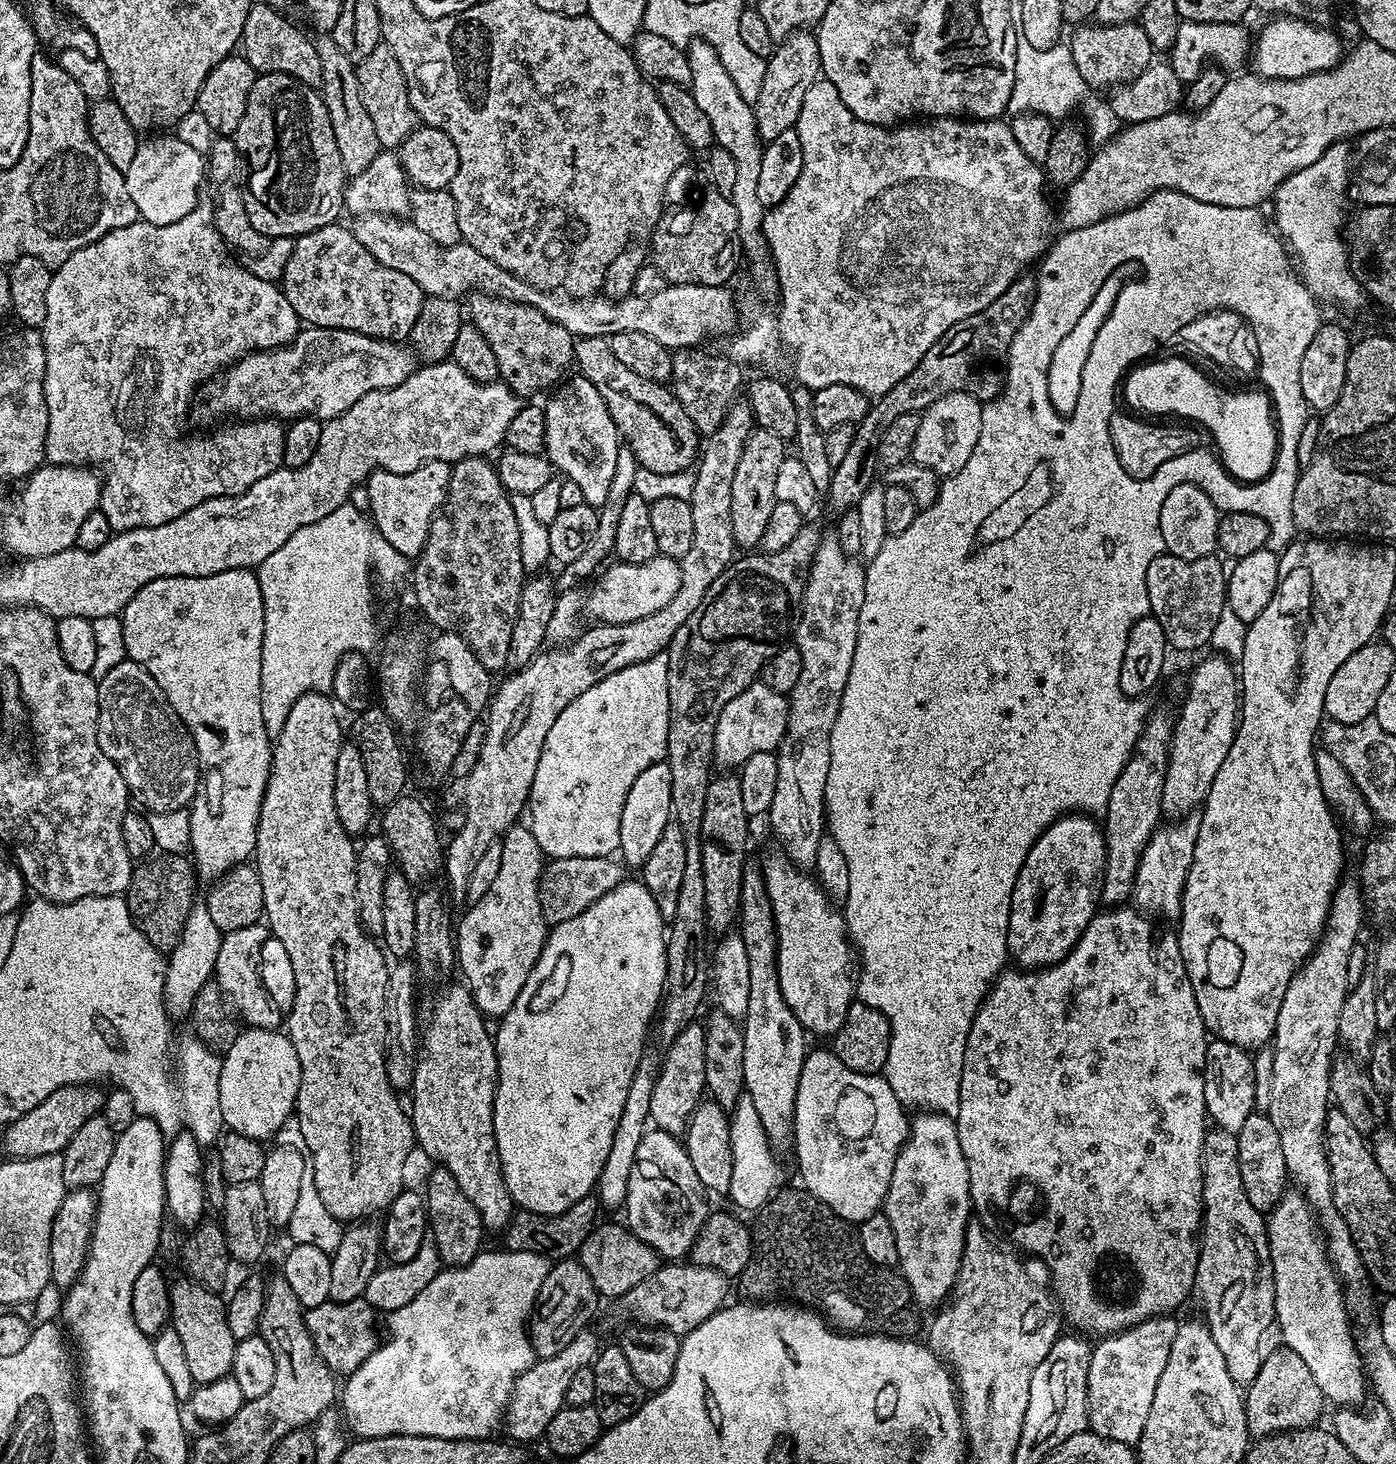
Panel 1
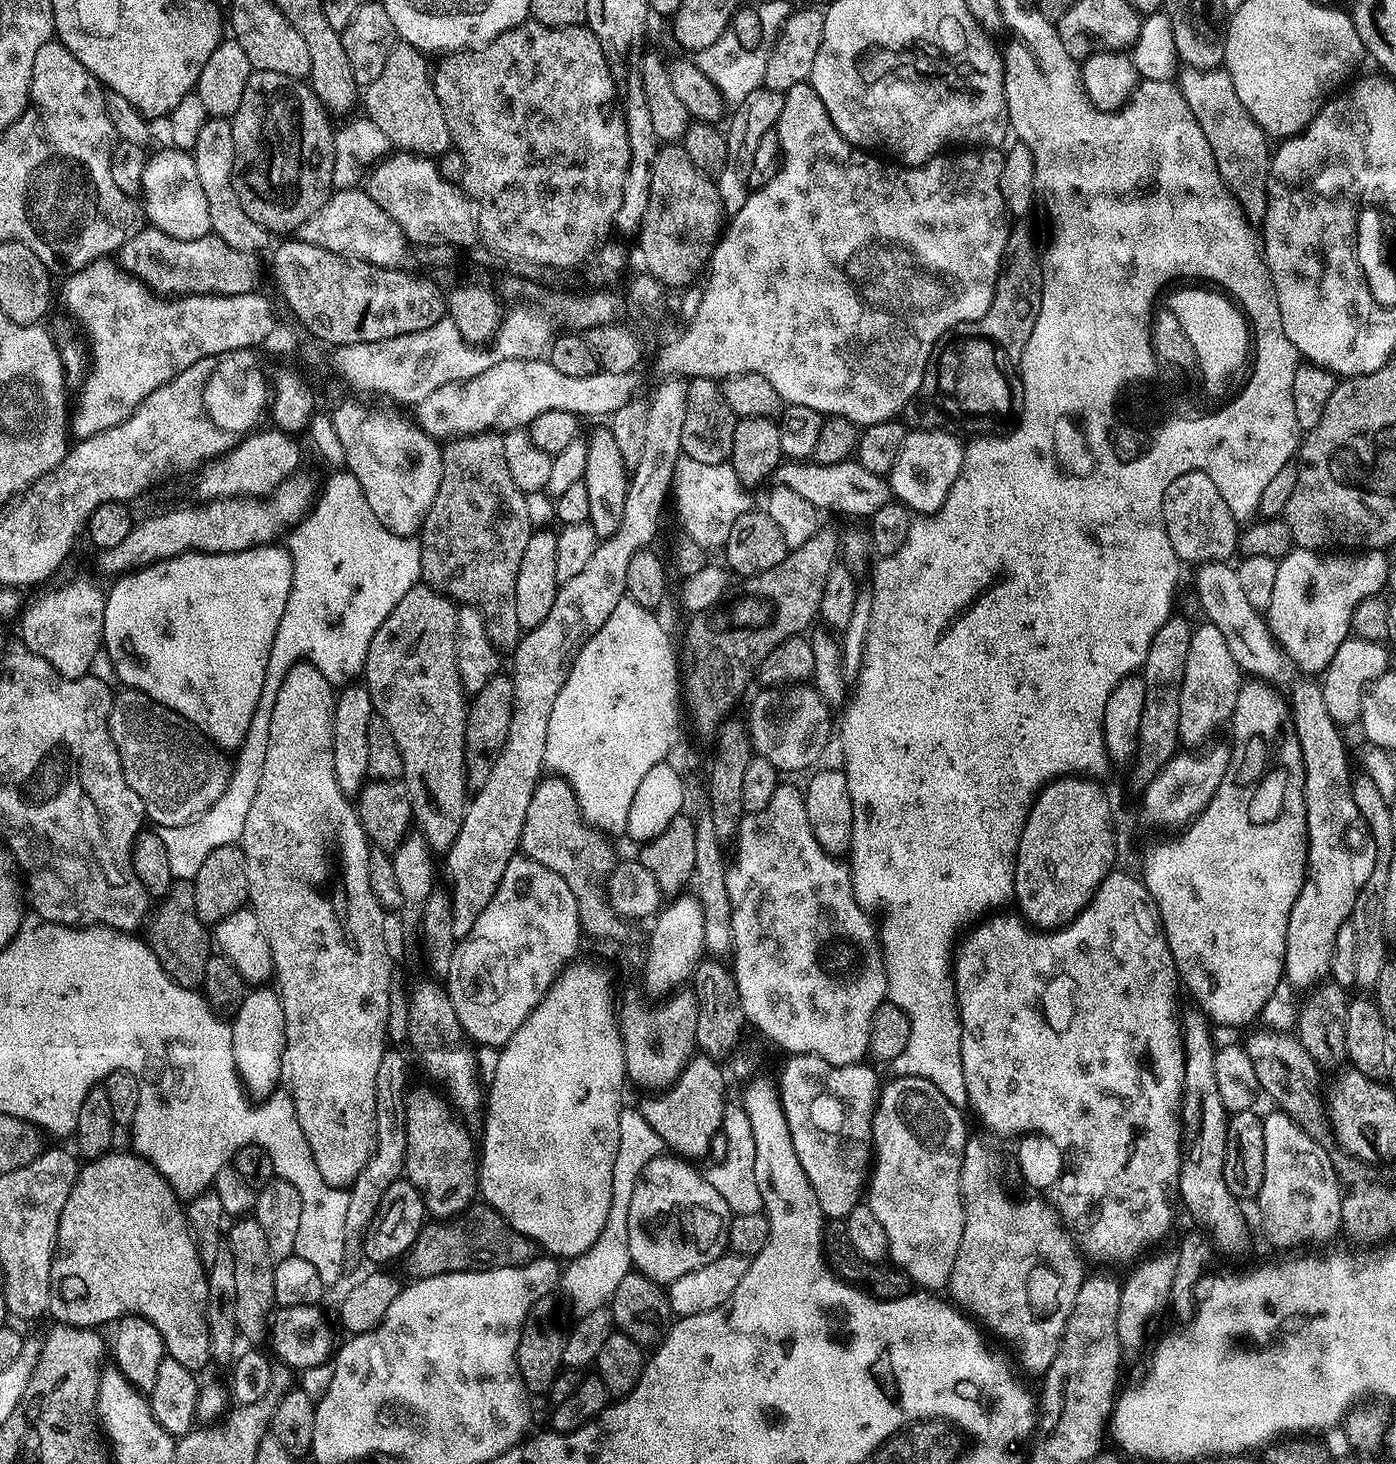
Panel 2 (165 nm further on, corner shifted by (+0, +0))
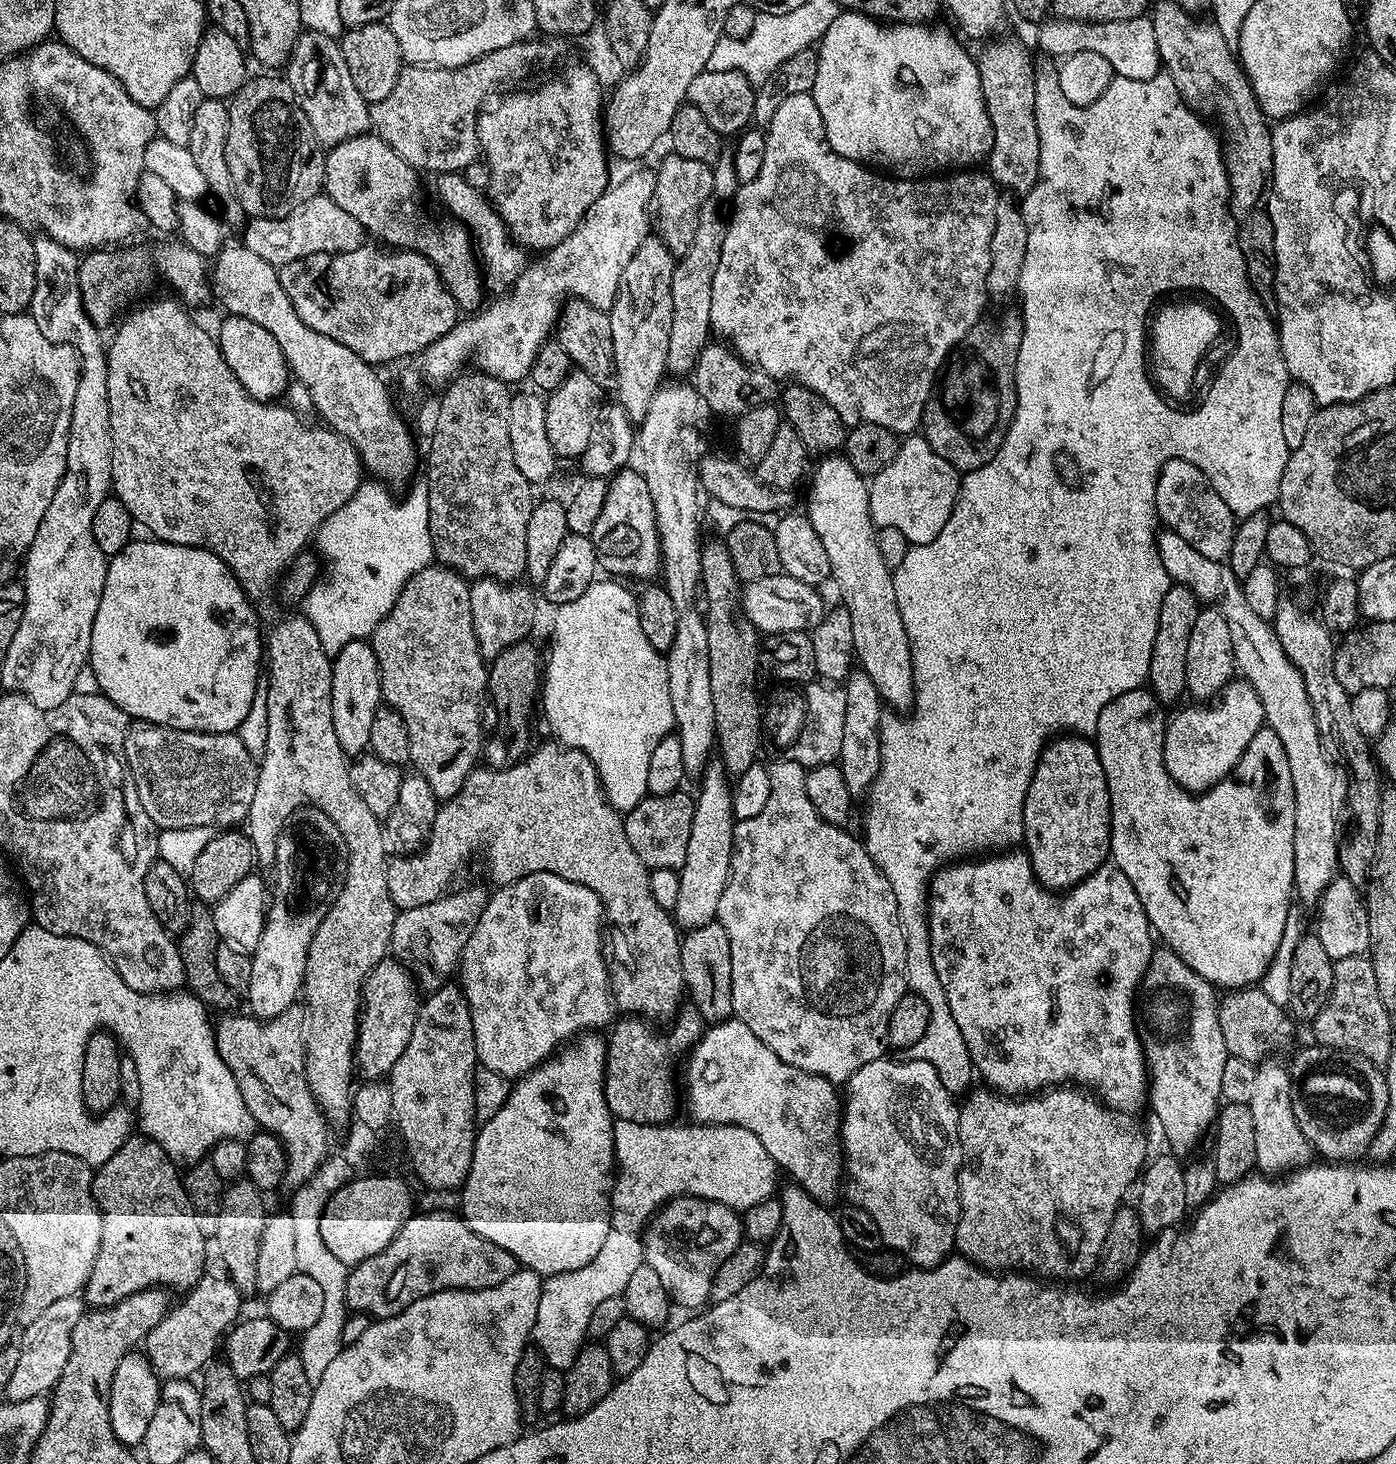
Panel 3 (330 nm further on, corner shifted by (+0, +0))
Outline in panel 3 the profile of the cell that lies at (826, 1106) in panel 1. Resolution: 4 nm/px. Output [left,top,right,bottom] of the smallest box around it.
[682,1018,844,1206]

